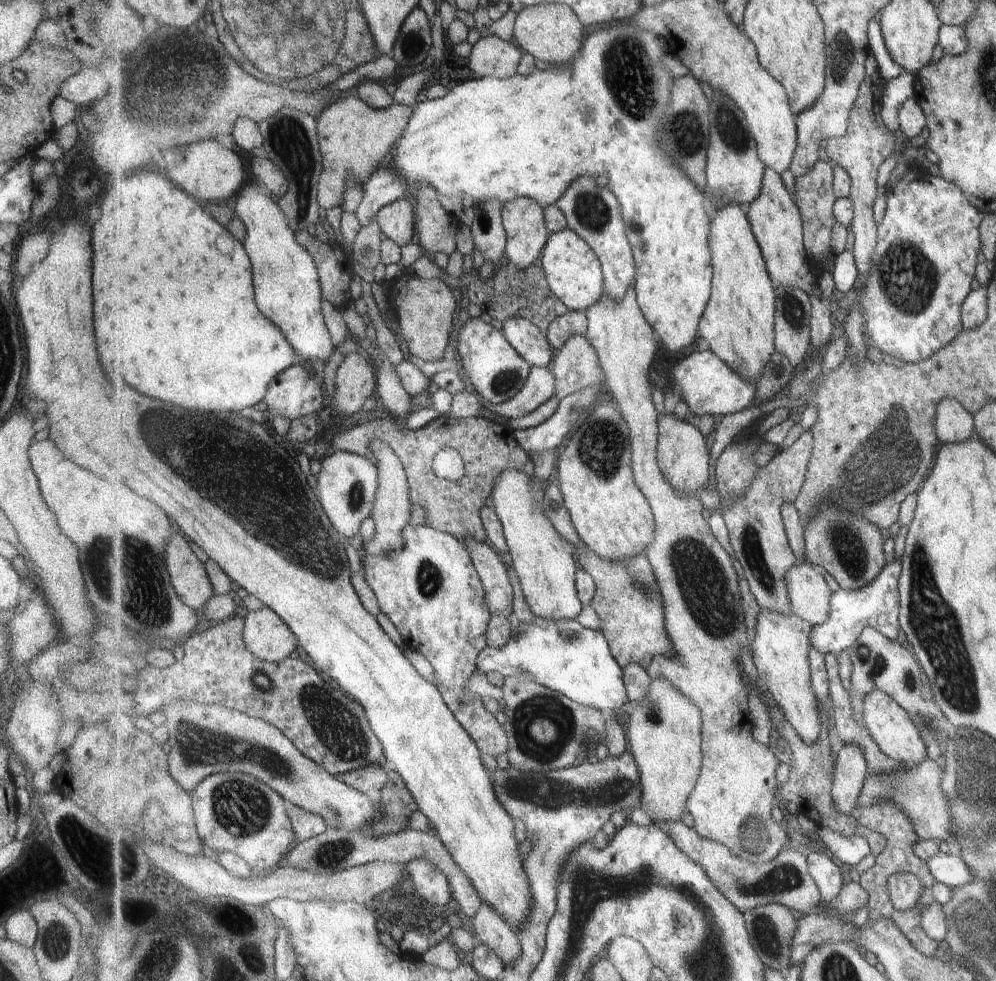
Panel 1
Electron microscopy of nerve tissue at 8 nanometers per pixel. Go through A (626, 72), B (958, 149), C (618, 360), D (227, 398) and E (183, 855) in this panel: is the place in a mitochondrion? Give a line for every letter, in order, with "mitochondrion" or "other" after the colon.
A: mitochondrion
B: other
C: other
D: other
E: other

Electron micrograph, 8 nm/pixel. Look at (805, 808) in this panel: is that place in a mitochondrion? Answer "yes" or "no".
no

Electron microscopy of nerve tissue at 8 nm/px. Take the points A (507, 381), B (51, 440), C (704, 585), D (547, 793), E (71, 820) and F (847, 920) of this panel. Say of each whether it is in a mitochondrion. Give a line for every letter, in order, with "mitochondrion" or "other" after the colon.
A: mitochondrion
B: other
C: mitochondrion
D: mitochondrion
E: mitochondrion
F: other

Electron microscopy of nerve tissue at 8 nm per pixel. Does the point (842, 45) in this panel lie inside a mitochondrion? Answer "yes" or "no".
yes

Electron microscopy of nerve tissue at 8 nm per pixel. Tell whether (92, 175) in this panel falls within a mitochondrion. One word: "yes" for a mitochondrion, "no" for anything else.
no

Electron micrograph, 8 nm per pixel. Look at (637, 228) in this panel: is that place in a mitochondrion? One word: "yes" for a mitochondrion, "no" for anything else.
yes

